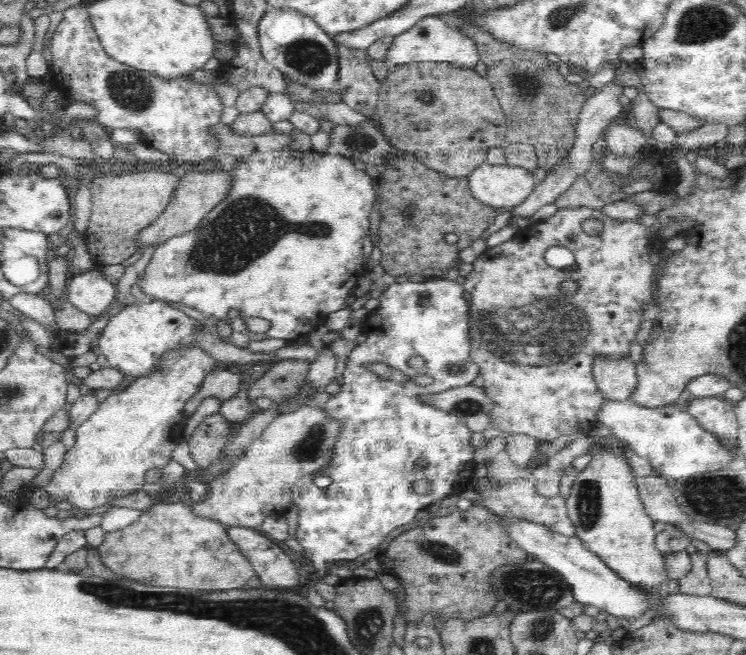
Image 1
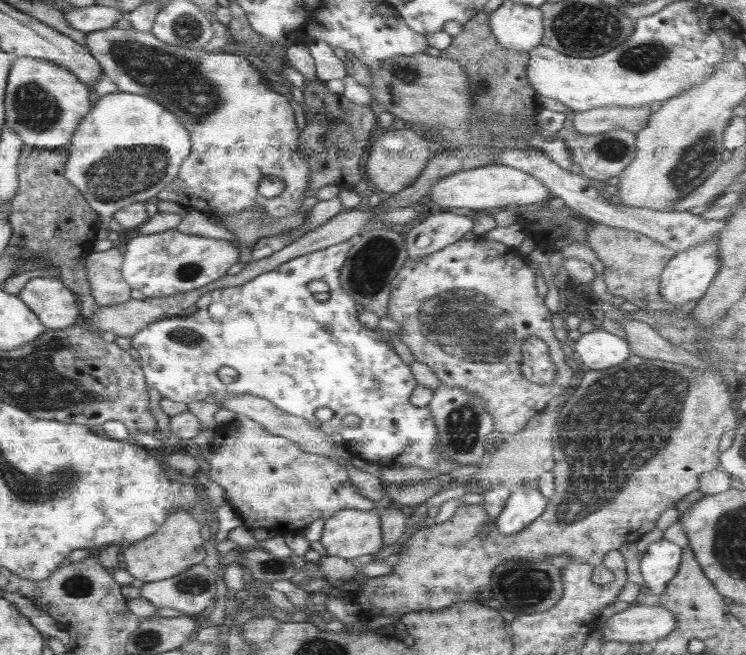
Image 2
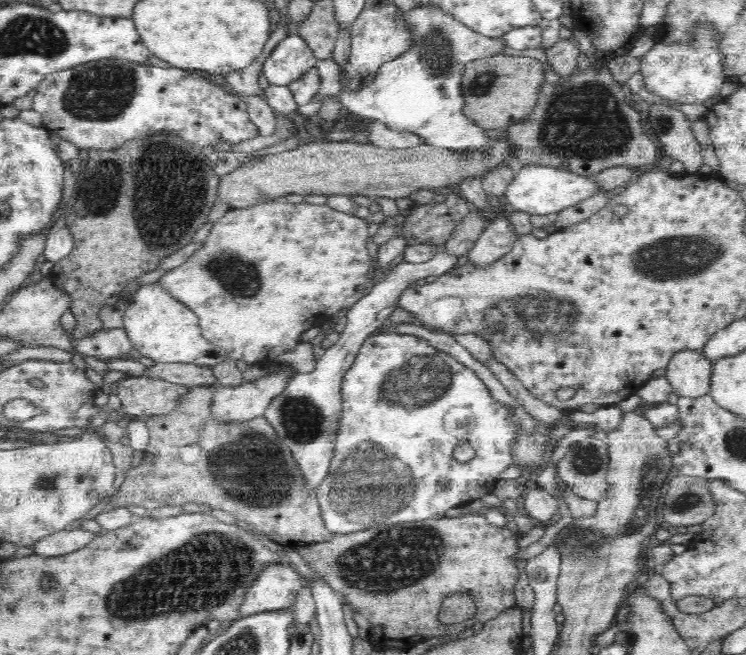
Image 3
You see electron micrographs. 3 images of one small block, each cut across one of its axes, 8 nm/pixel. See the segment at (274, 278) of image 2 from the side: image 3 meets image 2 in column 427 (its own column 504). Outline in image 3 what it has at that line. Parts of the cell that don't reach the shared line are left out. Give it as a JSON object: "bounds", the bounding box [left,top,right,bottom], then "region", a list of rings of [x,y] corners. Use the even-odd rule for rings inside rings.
{"bounds":[317,332,519,536],"region":[[[376,332],[374,335],[370,335],[362,343],[352,366],[344,375],[341,384],[341,399],[341,422],[335,442],[334,456],[326,479],[317,488],[317,500],[322,512],[322,519],[328,530],[335,536],[370,530],[384,522],[386,524],[420,522],[426,518],[434,518],[436,514],[443,515],[450,508],[464,507],[481,499],[486,494],[493,493],[500,474],[513,465],[510,445],[518,436],[519,426],[510,417],[510,411],[501,402],[495,400],[484,381],[480,380],[471,368],[457,361],[451,355],[442,353],[423,338],[395,332]]]}

